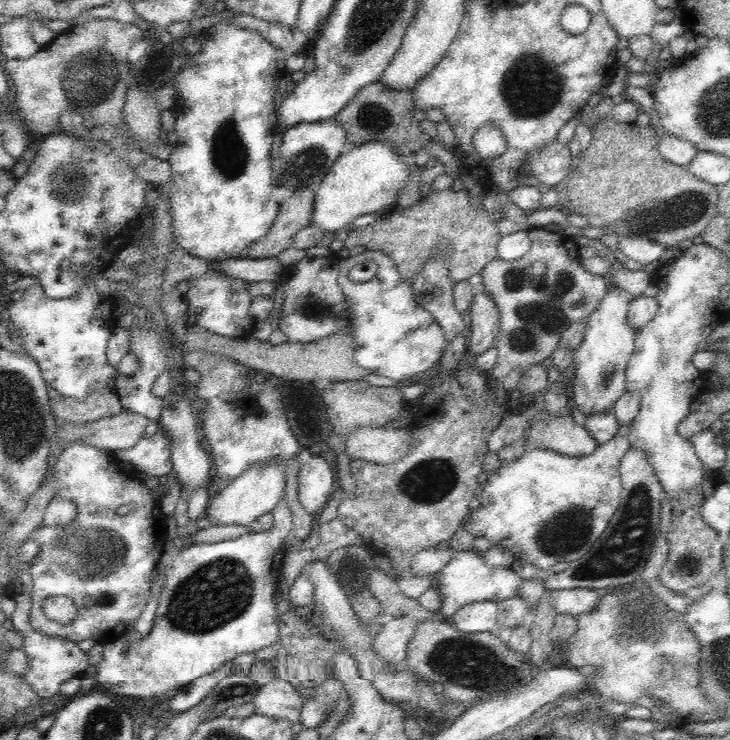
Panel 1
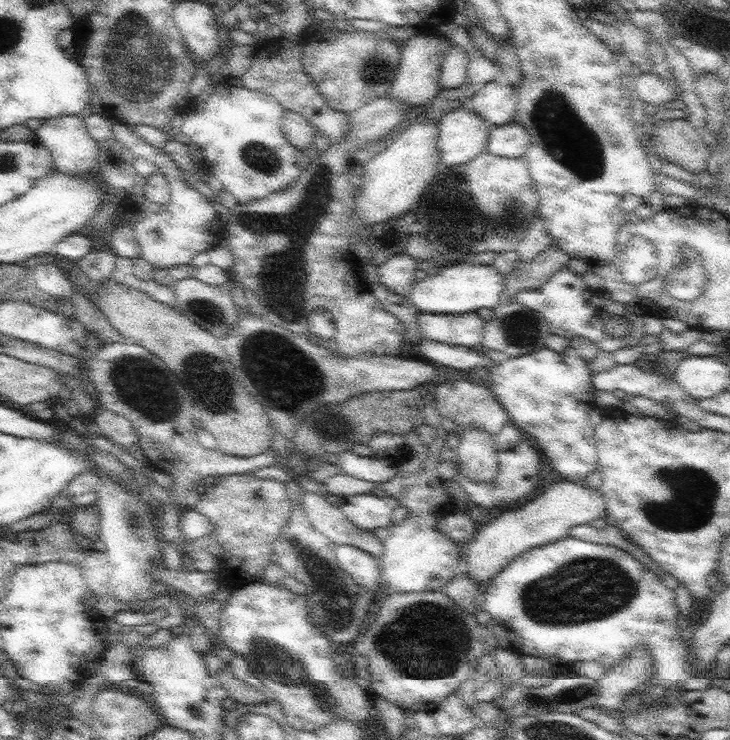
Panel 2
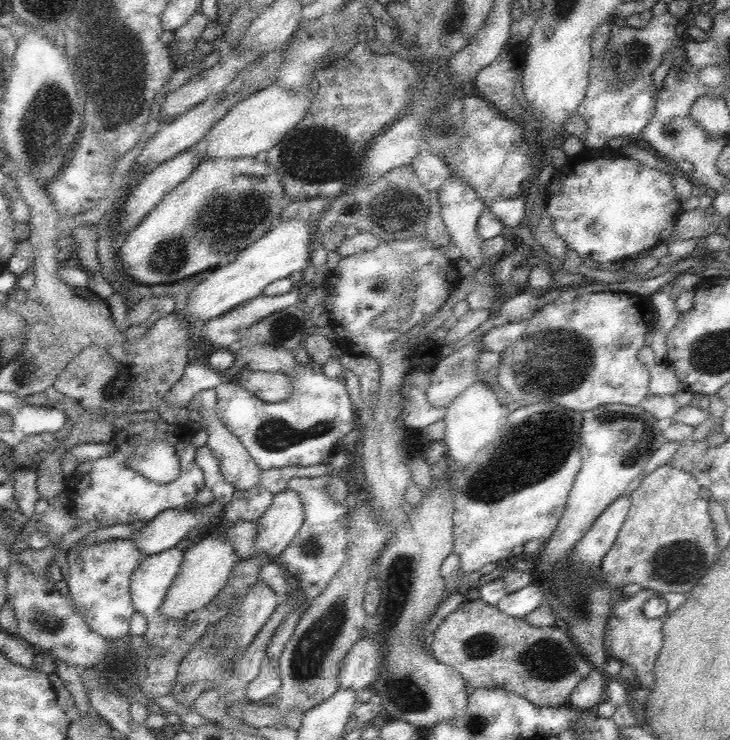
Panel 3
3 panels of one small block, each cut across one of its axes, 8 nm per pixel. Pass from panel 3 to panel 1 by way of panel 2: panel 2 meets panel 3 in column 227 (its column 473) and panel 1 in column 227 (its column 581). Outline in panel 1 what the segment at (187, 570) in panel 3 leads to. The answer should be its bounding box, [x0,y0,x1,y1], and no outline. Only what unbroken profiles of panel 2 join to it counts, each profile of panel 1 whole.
[208,460,286,526]

